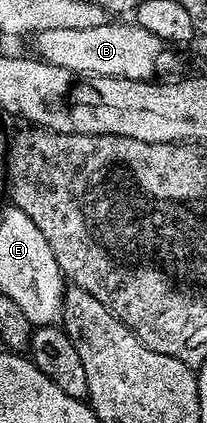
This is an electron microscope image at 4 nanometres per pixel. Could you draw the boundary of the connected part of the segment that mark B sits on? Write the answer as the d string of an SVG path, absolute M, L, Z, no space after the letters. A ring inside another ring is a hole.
M106 23L99 27L55 27L43 29L36 34L36 56L42 61L55 67L63 67L74 75L88 75L91 77L114 77L115 79L135 79L136 81L154 80L169 64L173 57L169 54L170 46L159 35L151 35L142 25L130 23L130 25L112 25Z

